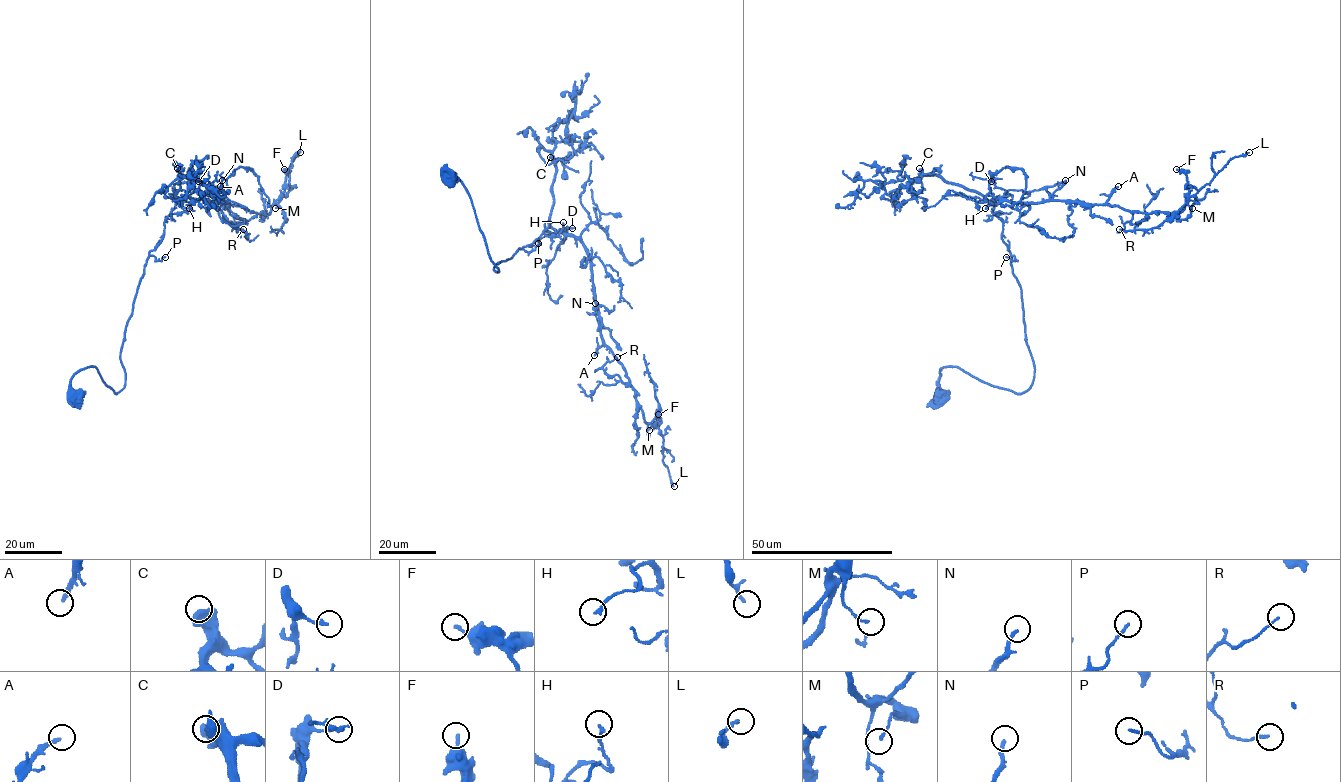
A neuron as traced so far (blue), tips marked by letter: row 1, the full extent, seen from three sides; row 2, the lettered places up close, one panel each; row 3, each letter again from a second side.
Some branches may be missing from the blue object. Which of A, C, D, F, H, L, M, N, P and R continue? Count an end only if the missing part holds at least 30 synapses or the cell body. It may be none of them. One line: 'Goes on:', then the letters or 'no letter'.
Goes on: A

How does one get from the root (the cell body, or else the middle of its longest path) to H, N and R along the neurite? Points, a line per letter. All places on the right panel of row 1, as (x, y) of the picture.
H: (941, 396), (939, 371), (946, 366), (1018, 393), (1034, 376), (1003, 223), (993, 200), (985, 208)
N: (941, 396), (946, 366), (1018, 393), (1030, 387), (1021, 289), (993, 208), (996, 198), (1050, 200), (1065, 180)
R: (941, 396), (946, 366), (1018, 393), (1033, 381), (996, 198), (1147, 214), (1119, 229)

